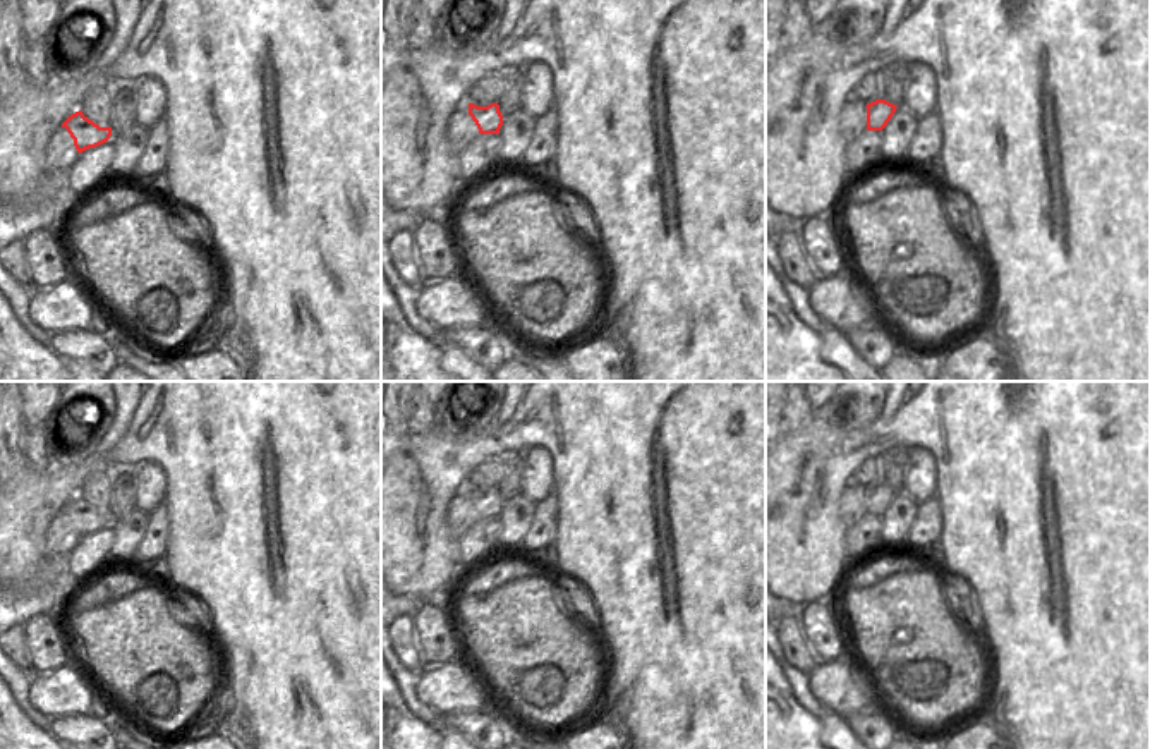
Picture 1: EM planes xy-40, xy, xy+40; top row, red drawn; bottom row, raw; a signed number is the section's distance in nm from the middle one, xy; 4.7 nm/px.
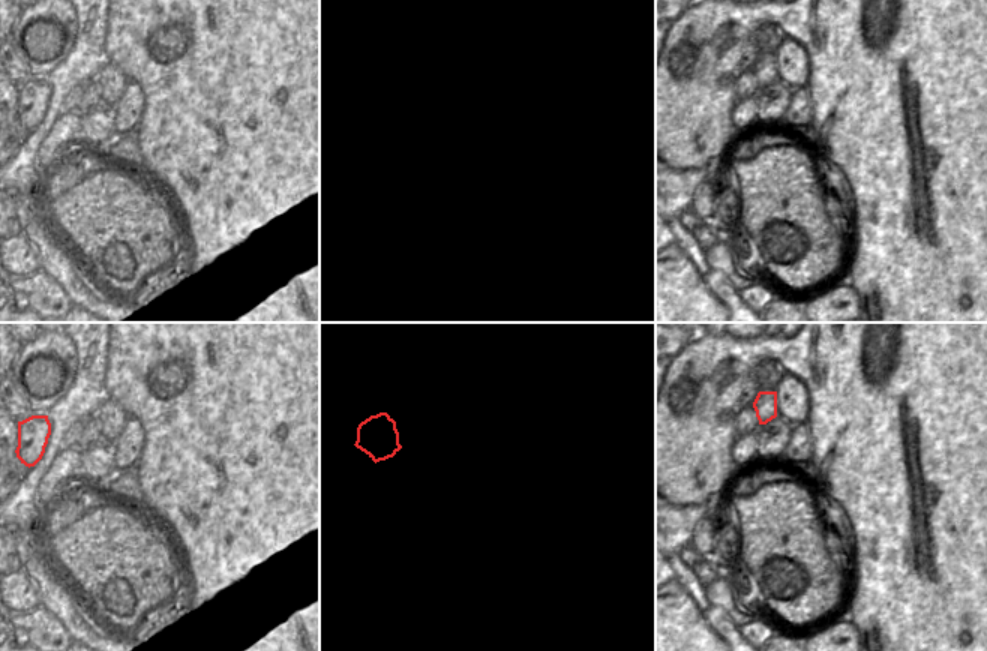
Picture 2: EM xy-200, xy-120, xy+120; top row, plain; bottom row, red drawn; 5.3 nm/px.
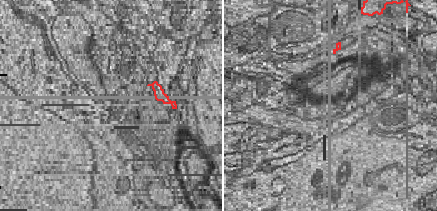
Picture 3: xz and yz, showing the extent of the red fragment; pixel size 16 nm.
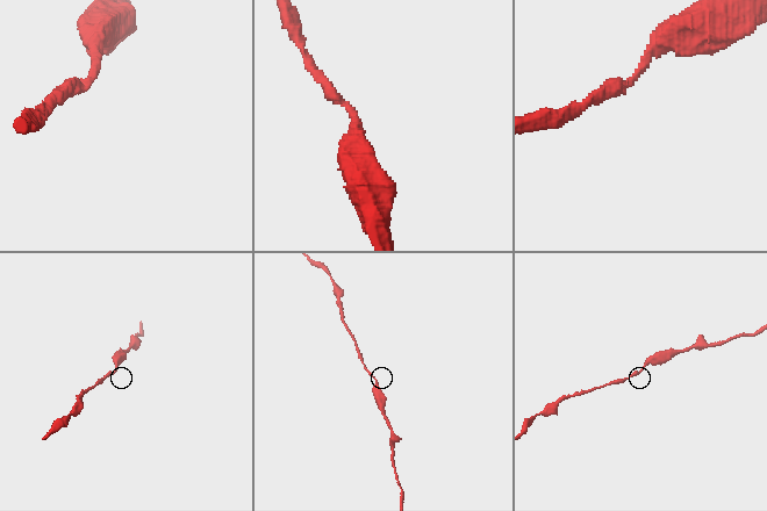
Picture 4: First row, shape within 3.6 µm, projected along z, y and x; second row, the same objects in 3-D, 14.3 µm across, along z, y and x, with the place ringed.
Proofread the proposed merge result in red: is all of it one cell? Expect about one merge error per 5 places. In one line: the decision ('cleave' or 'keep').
keep

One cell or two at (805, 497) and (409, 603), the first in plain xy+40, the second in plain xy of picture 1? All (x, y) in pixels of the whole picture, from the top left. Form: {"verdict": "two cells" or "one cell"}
{"verdict": "two cells"}

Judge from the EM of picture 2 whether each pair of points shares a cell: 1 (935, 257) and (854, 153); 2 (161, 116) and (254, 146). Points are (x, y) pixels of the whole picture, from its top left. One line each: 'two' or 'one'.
1: one
2: one

